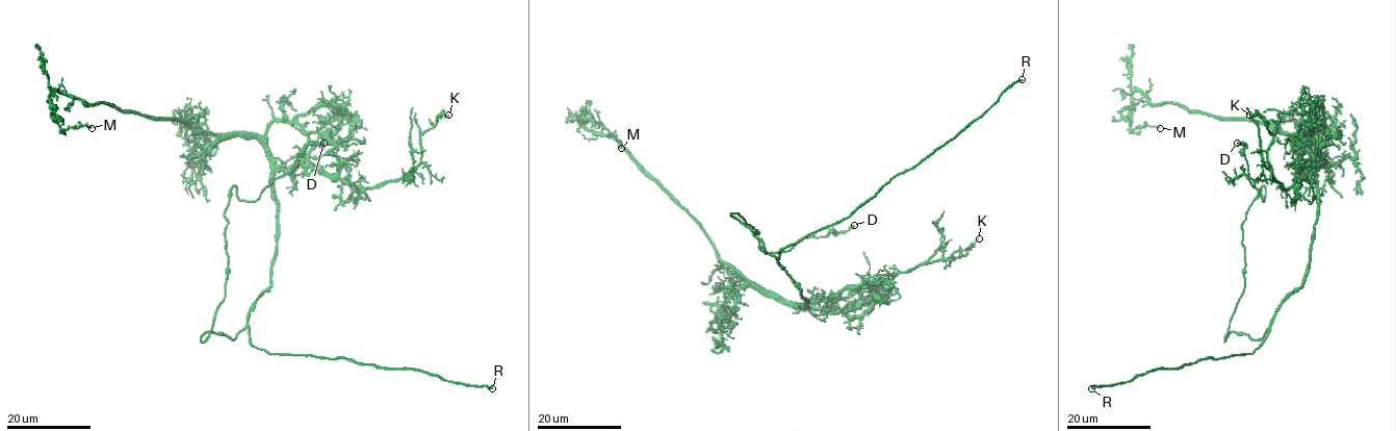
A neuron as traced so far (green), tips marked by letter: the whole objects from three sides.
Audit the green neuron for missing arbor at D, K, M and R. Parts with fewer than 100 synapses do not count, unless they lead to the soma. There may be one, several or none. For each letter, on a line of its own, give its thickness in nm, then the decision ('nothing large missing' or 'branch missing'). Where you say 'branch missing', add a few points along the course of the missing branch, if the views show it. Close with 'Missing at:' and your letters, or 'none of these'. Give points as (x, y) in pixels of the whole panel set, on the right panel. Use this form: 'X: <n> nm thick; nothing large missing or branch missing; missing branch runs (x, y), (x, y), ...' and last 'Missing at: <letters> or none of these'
D: 480 nm thick; nothing large missing
K: 180 nm thick; nothing large missing
M: 320 nm thick; nothing large missing
R: 280 nm thick; branch missing
Missing at: R

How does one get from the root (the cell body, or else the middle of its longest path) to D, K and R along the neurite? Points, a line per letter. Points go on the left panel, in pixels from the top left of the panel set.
D: (275, 249), (247, 326), (202, 341), (225, 297), (229, 192), (255, 201), (324, 143)
K: (275, 249), (277, 168), (309, 165), (376, 188), (404, 177), (420, 161), (420, 136), (439, 116), (448, 115)
R: (275, 249), (270, 285), (248, 322), (254, 346), (269, 353), (419, 369), (492, 388)

